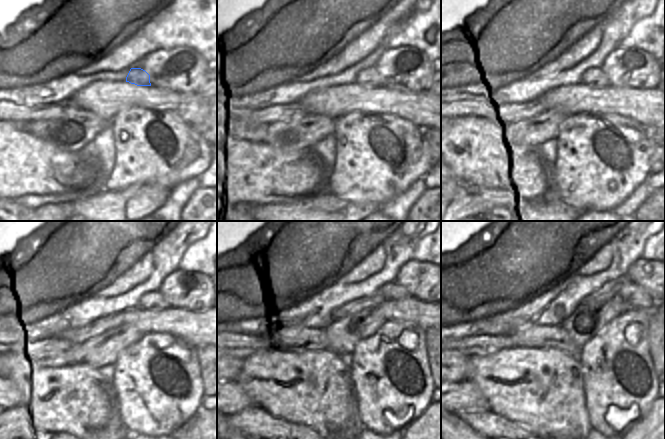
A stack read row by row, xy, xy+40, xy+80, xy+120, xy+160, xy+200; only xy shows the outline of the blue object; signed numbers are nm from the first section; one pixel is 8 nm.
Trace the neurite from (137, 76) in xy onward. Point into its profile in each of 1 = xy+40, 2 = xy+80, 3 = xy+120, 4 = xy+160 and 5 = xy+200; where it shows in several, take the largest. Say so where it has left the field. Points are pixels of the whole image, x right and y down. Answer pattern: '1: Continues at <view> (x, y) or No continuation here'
1: Continues at xy+40 (369, 78)
2: Continues at xy+80 (593, 77)
3: Continues at xy+120 (153, 301)
4: Continues at xy+160 (392, 291)
5: Continues at xy+200 (635, 296).

